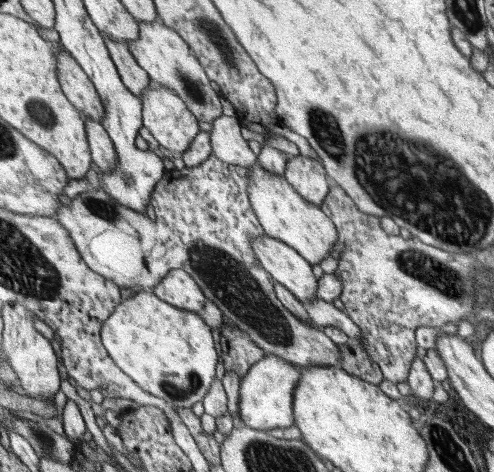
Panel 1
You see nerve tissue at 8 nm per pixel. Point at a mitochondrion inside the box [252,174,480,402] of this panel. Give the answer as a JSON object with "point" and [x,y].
{"point":[435,273]}

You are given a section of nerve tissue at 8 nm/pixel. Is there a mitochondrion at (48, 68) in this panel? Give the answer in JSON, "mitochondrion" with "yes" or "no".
{"mitochondrion":"no"}

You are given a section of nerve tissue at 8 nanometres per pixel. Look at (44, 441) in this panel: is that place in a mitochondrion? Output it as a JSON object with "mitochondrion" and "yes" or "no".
{"mitochondrion":"yes"}

